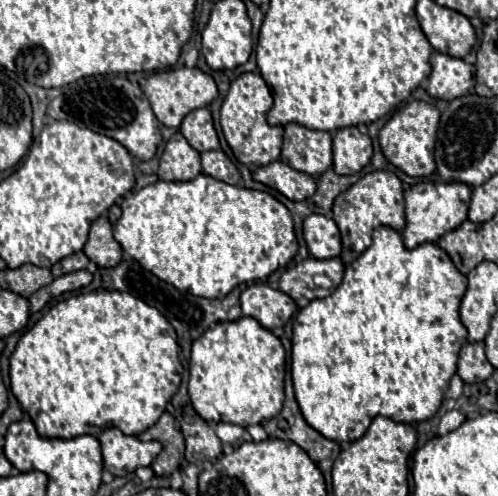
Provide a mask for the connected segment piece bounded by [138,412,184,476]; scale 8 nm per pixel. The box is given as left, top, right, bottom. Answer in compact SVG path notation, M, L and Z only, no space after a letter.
M164 412L160 420L148 430L144 430L138 438L140 440L156 438L162 444L162 452L152 462L152 470L156 472L156 476L170 476L180 468L184 460L184 436L170 412Z

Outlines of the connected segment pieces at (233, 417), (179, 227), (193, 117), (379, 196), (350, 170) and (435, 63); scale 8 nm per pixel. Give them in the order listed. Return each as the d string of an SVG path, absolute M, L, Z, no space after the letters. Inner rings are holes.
M256 318L218 322L192 344L188 382L192 406L206 422L262 424L282 410L284 364L286 352L280 338L260 326Z
M198 174L188 182L158 180L136 194L124 196L120 208L122 216L114 226L114 238L122 244L124 252L136 258L146 270L152 270L158 278L164 278L164 282L172 282L178 290L202 298L224 298L242 282L262 280L274 270L284 268L298 252L294 220L282 202L270 192L232 186L208 174Z
M198 108L192 110L180 124L180 132L184 134L184 138L188 140L188 144L192 148L196 148L198 152L206 152L206 150L218 150L220 142L218 142L218 134L214 130L214 122L210 116L208 108Z
M374 170L364 174L356 184L352 184L348 190L340 192L334 200L334 222L340 228L342 234L342 262L350 264L354 262L368 246L372 230L386 224L398 232L404 230L404 192L400 178L390 170Z
M356 126L340 128L334 134L334 170L338 174L356 174L372 158L372 140Z
M434 52L430 58L432 74L428 92L432 98L452 100L468 94L474 86L474 66L462 58L454 58L442 52Z

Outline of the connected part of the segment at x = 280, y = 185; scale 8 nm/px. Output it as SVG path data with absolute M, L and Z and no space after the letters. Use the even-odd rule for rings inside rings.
M274 160L252 172L252 178L276 188L290 200L306 200L316 192L316 180L304 172L292 170L286 162Z

